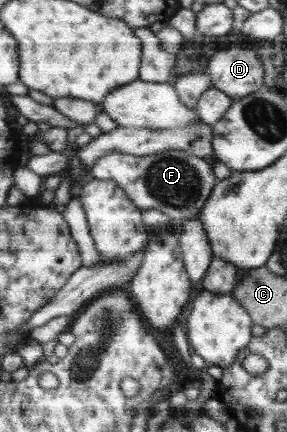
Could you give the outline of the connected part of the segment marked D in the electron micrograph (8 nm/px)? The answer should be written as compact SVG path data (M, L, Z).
M231 45L211 57L206 73L213 87L232 100L251 95L265 85L265 72L257 53L241 45Z

